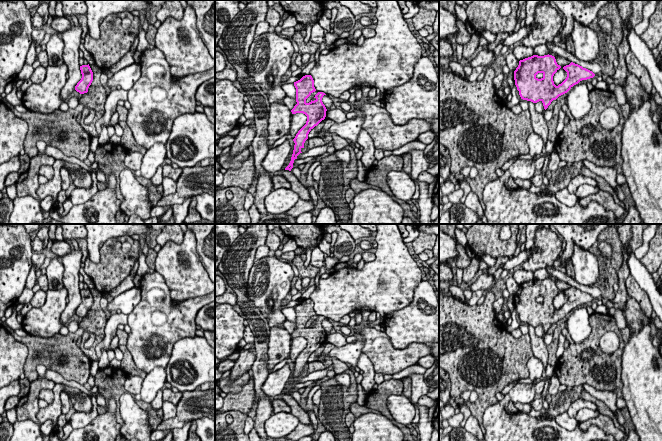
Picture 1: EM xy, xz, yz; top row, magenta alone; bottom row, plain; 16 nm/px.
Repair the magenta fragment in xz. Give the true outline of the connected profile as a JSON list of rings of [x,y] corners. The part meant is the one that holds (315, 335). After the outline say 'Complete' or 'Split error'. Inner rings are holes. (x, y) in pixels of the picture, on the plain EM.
[[[305,299],[300,304],[294,306],[296,312],[296,326],[297,328],[291,334],[292,338],[303,337],[307,340],[306,348],[298,355],[293,363],[295,369],[291,385],[285,394],[291,395],[293,392],[294,384],[302,377],[301,373],[304,372],[304,367],[308,363],[309,356],[317,350],[326,341],[326,331],[322,326],[322,322],[326,319],[323,316],[318,316],[315,319],[315,324],[306,326],[306,323],[316,315],[314,311],[314,304],[311,299]]]. Complete

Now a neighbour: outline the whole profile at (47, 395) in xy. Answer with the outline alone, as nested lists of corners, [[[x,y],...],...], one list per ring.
[[[42,389],[39,393],[39,399],[46,401],[48,404],[52,403],[52,401],[54,400],[53,390]]]

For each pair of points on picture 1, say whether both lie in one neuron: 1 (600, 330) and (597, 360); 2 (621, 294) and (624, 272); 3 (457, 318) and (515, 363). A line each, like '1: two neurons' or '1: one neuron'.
1: one neuron
2: one neuron
3: one neuron

